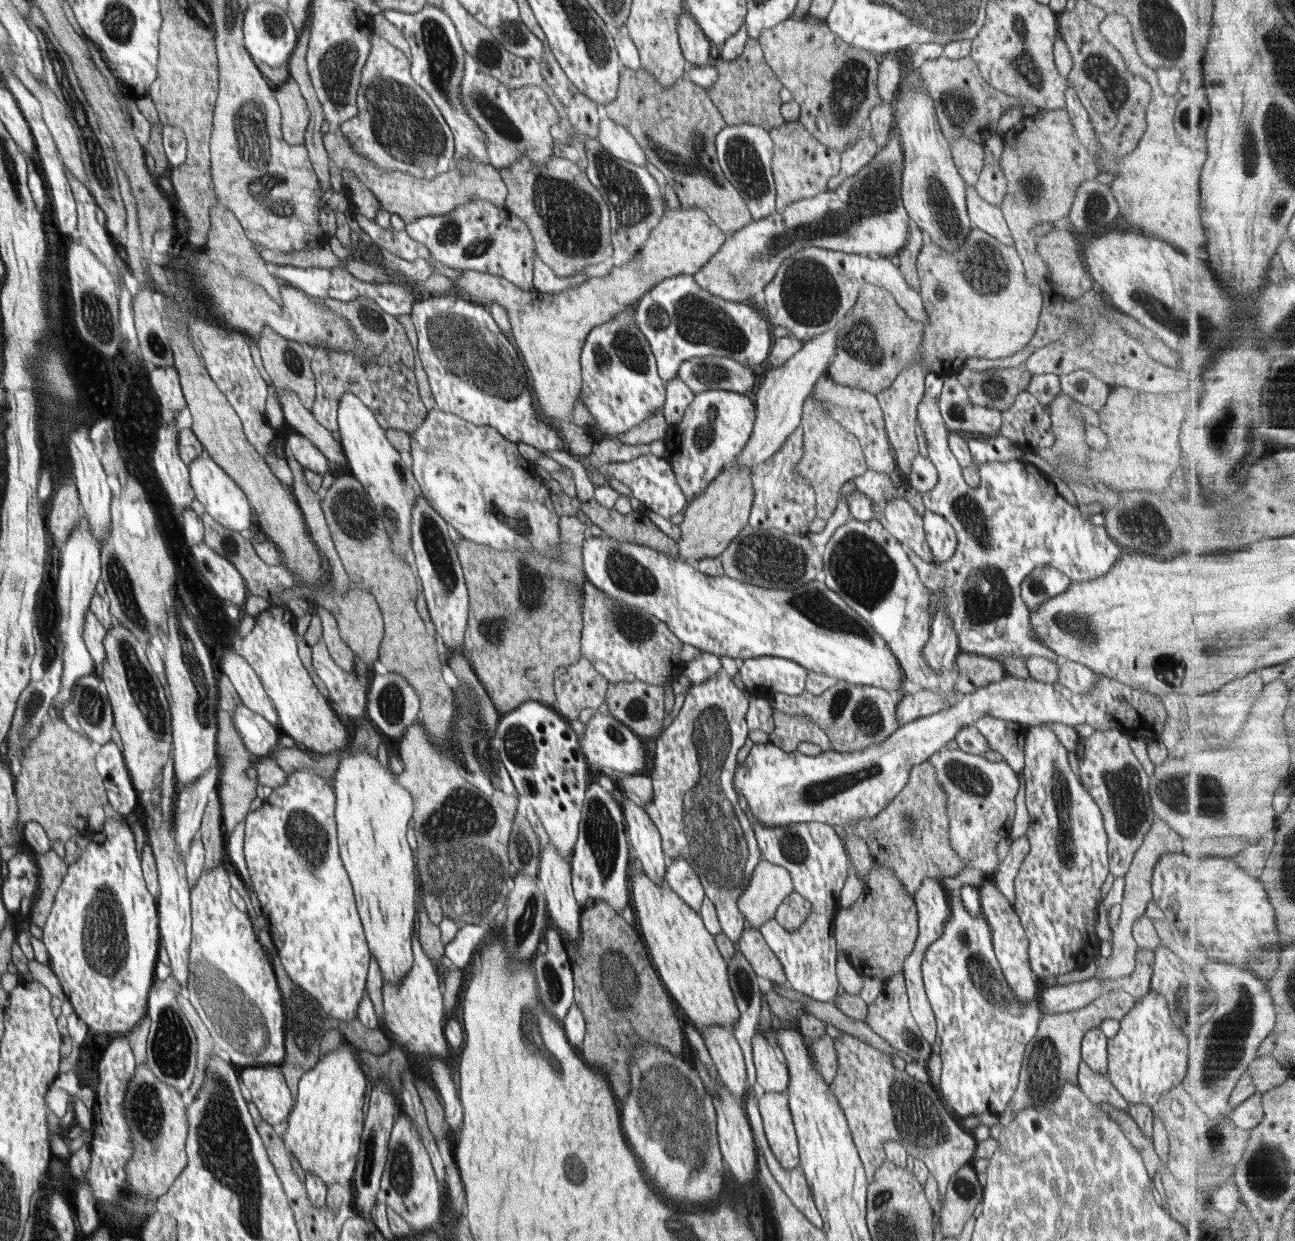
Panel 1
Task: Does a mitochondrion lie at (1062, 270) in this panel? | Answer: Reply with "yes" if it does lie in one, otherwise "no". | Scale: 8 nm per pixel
no

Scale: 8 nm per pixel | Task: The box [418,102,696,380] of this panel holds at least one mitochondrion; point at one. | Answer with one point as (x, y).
(571, 218)

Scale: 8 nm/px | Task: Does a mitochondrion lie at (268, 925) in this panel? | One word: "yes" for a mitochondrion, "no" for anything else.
no

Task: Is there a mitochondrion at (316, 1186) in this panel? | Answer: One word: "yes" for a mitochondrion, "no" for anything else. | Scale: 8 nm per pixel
no

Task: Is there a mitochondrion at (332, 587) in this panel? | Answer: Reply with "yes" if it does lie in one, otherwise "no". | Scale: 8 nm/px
no

